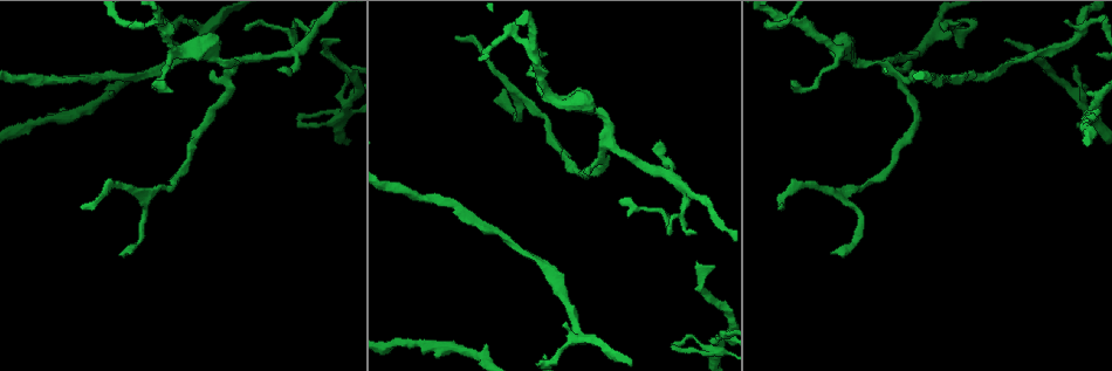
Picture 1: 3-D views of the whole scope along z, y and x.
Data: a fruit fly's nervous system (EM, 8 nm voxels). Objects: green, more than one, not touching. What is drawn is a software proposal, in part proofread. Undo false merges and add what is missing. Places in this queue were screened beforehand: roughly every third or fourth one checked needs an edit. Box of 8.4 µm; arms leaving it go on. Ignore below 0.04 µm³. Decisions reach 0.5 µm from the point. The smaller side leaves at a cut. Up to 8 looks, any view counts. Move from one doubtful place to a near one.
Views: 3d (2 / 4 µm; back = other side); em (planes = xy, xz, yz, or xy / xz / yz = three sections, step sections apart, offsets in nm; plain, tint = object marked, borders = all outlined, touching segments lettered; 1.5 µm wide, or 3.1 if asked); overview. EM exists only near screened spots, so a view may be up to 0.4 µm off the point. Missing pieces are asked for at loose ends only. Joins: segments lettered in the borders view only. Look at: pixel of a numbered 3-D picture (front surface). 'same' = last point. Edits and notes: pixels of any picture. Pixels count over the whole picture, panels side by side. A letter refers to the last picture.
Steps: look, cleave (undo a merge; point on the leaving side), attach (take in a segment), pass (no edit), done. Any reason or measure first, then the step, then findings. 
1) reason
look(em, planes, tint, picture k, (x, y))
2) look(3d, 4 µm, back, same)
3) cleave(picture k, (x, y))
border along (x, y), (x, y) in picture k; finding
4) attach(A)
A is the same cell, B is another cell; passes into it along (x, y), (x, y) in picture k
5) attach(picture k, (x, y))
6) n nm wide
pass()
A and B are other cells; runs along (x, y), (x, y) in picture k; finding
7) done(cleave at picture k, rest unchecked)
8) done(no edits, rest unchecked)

a narrow waist
look(em, planes, borders, picture 1, (44, 123))

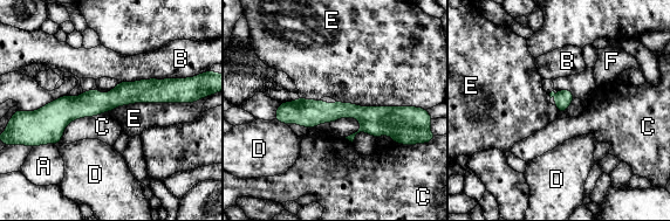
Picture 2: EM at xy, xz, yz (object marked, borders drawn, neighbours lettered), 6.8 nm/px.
pass()
A, B, C, D, E and F are other cells; one neuron here

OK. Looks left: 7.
tapers out
look(3d, 4 µm, picture 1, (715, 267))

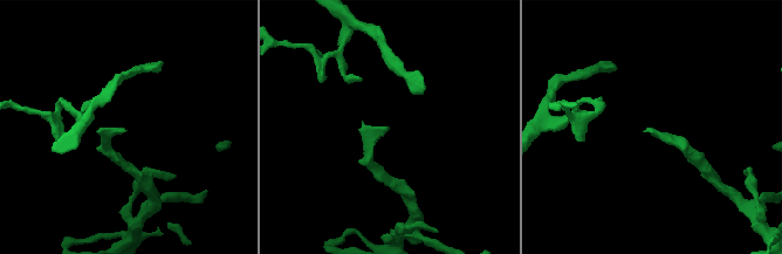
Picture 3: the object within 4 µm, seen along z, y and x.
look(em, planes, tint, picture 3, (122, 130))

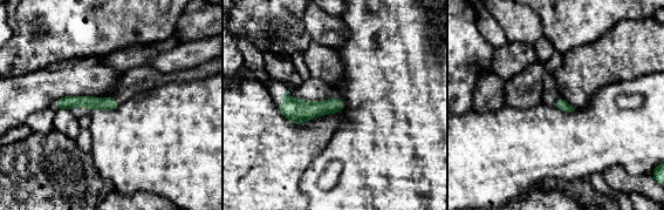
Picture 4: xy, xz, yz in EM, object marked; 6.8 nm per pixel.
look(em, planes, borders, same)

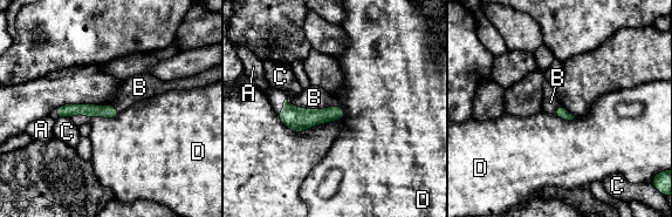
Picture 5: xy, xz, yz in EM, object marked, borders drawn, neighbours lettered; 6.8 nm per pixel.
80 nm wide
attach(picture 5, (314, 97))
B is the same cell, A, C and D are other cells; passes into it along (295, 119), (287, 100), (314, 97) in picture 5; it goes on there

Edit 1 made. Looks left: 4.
arms part here
look(em, xz, step 8, tint, picture 1, (206, 47))

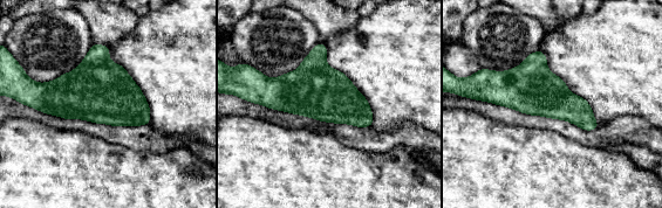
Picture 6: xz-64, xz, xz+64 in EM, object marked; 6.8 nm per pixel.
see the neighbours
look(em, xz, step 8, borders, same)

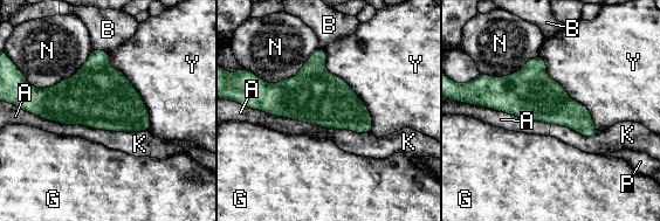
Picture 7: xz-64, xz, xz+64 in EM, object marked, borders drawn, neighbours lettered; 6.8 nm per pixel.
380 nm wide
pass()
A, B, G, K, N, P and Y are other cells; border along (323, 48), (372, 131) in picture 7; one neuron here

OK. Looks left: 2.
done(attach at picture 5, rest unchecked)

